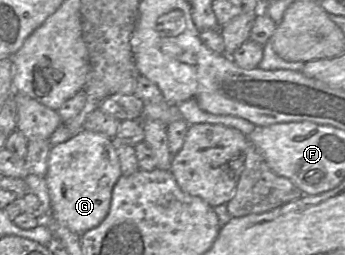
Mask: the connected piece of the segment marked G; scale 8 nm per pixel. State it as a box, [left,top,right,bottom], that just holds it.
[45,129,121,235]

